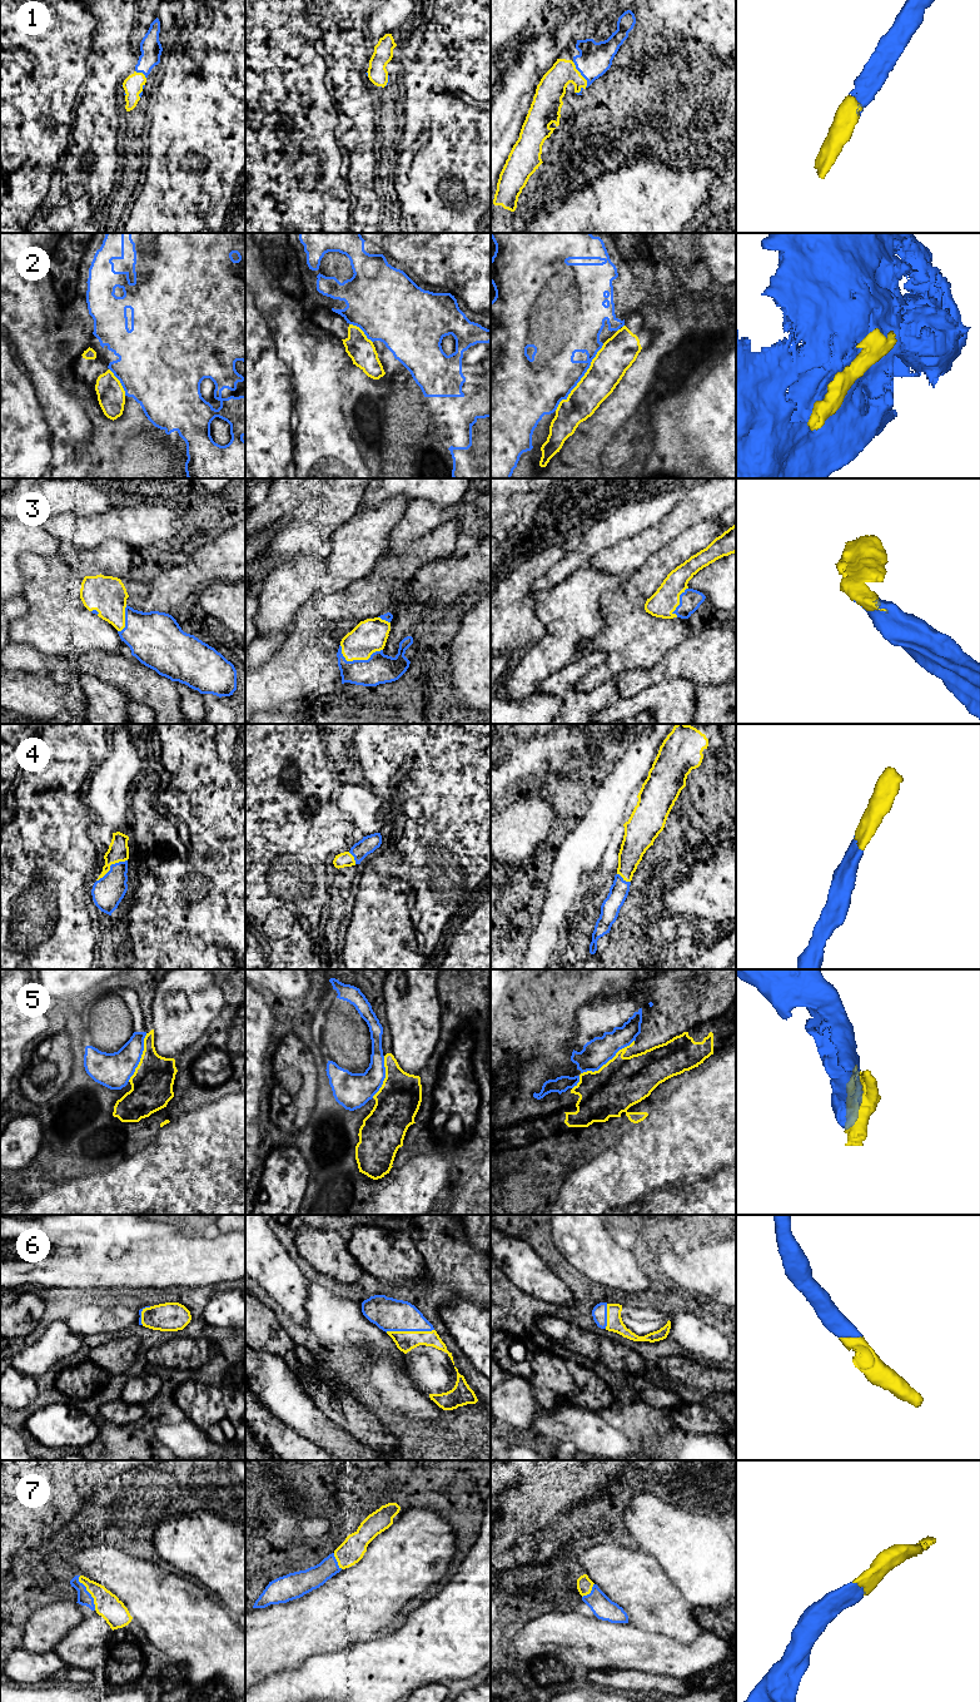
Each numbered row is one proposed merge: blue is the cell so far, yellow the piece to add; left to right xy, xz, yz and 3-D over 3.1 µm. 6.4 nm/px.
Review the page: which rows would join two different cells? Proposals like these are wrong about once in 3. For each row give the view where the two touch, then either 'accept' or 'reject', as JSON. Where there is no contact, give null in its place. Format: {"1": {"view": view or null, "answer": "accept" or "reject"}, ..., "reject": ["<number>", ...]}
{"1": {"view": "yz", "answer": "accept"}, "2": {"view": "yz", "answer": "reject"}, "3": {"view": "xz", "answer": "accept"}, "4": {"view": "xy", "answer": "accept"}, "5": {"view": "yz", "answer": "reject"}, "6": {"view": "xz", "answer": "accept"}, "7": {"view": "xy", "answer": "accept"}, "reject": ["2", "5"]}

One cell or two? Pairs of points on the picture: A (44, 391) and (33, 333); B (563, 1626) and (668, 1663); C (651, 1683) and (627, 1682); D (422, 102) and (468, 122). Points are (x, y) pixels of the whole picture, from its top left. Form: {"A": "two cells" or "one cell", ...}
{"A": "one cell", "B": "one cell", "C": "one cell", "D": "one cell"}

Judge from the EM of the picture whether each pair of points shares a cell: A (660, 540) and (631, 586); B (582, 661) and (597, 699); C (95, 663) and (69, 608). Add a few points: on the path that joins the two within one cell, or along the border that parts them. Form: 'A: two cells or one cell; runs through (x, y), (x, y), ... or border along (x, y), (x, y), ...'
A: two cells; border along (657, 551), (627, 575)
B: one cell; runs through (571, 675), (571, 690), (580, 699), (583, 699)
C: two cells; border along (119, 653), (90, 651), (85, 653), (79, 660)

